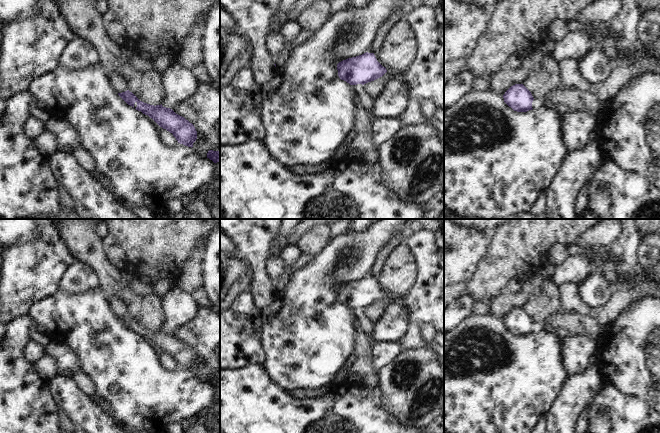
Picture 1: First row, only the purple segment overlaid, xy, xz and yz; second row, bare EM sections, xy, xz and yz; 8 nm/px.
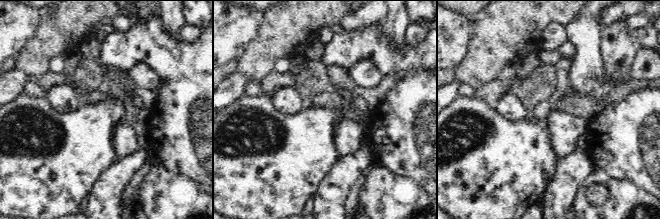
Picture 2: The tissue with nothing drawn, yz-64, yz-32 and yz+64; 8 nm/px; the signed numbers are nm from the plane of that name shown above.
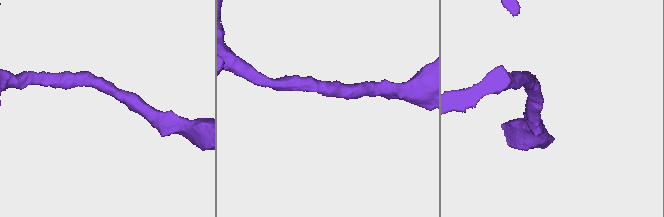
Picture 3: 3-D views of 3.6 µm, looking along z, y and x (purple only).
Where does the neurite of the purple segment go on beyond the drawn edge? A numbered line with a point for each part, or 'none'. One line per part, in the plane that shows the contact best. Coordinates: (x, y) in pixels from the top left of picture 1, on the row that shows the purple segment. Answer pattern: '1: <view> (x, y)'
none

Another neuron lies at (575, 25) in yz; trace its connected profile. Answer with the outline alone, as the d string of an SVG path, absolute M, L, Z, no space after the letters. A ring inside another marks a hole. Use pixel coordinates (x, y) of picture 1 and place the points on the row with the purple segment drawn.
M572 20L567 22L567 26L570 31L589 31L591 29L595 29L599 27L601 24L599 23L585 23L580 20Z

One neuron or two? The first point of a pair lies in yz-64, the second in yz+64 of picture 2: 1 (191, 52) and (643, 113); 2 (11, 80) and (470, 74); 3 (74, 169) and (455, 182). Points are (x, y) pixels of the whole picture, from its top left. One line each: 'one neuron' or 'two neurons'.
1: one neuron
2: two neurons
3: one neuron

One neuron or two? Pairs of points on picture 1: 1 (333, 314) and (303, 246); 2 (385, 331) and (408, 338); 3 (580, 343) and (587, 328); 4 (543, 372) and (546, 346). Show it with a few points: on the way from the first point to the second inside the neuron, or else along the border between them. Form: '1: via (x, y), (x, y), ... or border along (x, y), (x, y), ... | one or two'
1: border along (329, 239), (328, 243), (313, 257) | two
2: border along (407, 313), (407, 330), (397, 341) | two
3: border along (569, 334), (578, 335) | two
4: via (543, 366), (543, 352) | one

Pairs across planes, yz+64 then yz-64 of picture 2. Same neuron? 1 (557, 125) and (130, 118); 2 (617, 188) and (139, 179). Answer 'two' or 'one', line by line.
1: two
2: two

